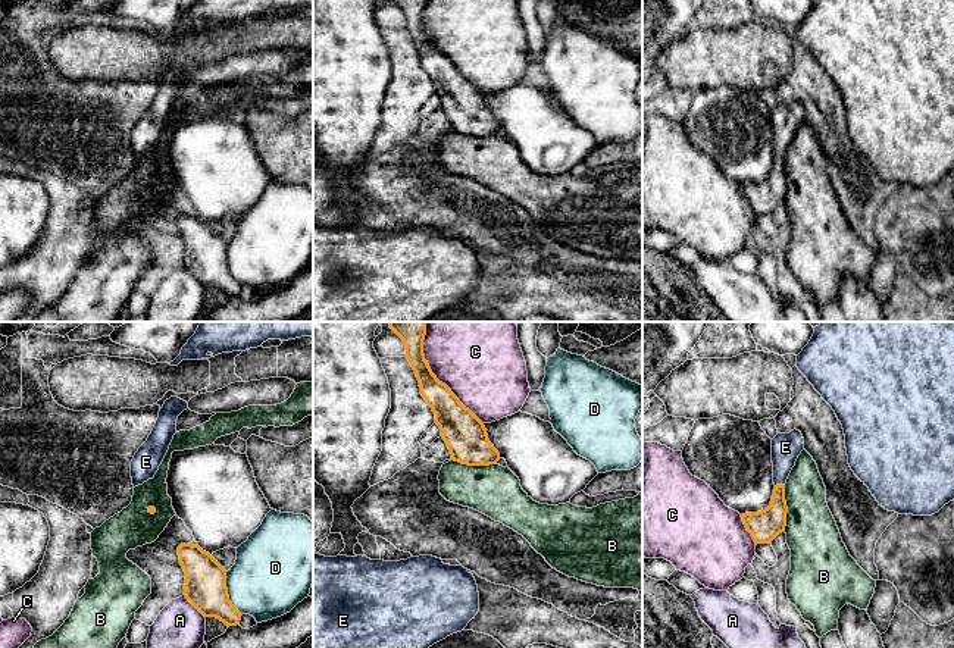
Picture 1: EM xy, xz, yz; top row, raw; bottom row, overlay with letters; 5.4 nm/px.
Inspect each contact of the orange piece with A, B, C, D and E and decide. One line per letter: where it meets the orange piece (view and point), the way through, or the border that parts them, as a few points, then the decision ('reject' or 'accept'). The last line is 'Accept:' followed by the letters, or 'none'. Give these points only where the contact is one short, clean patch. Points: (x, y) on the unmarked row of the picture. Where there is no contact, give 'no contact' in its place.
A: meets orange in xy at (193, 275); reject
B: meets orange in yz at (787, 178); border along yz (784, 156), (785, 200); reject
C: meets orange in xz at (435, 49); reject
D: meets orange in xy at (227, 265); reject
E: meets orange in yz at (779, 156); runs through yz (766, 196), (778, 180), (779, 156), (785, 118); accept
Accept: E

